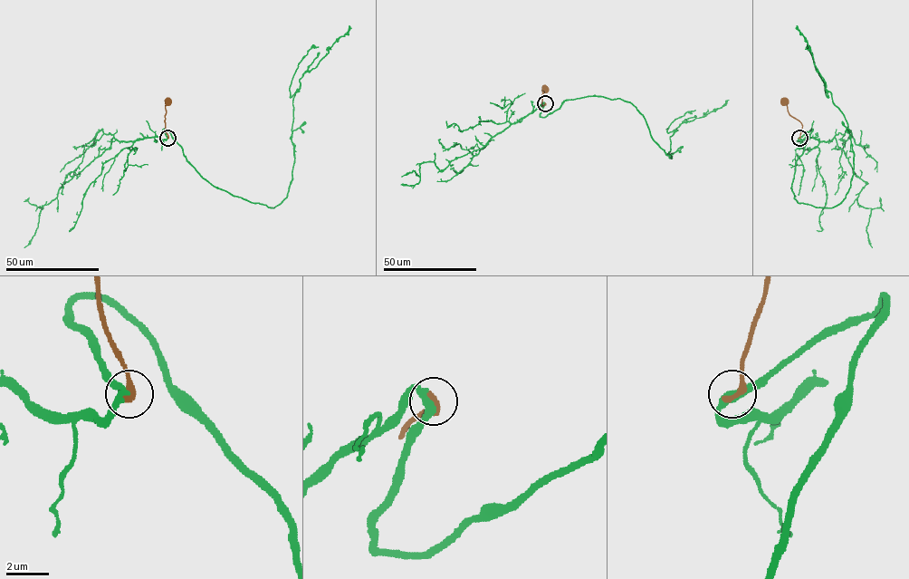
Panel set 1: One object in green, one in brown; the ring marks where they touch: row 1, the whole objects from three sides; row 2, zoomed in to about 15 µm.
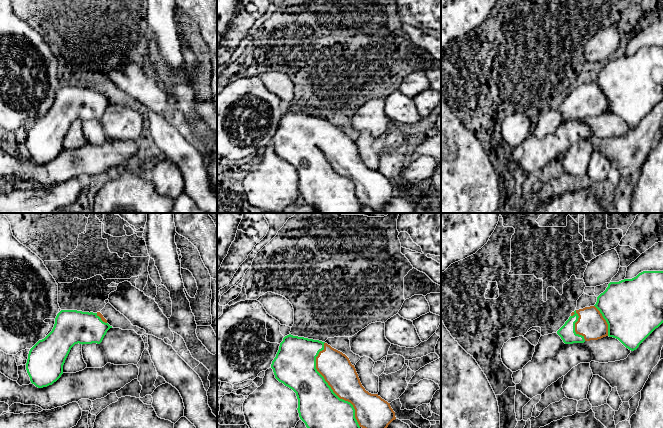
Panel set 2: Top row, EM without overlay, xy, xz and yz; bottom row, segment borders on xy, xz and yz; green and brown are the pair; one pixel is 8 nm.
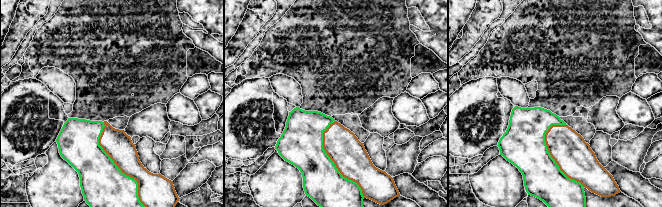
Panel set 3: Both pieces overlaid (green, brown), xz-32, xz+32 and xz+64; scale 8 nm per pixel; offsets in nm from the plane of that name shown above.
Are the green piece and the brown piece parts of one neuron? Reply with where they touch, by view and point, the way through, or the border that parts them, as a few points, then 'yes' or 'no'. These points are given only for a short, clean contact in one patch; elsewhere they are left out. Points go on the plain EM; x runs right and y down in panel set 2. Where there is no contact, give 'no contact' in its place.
contact xz (330, 163); yes

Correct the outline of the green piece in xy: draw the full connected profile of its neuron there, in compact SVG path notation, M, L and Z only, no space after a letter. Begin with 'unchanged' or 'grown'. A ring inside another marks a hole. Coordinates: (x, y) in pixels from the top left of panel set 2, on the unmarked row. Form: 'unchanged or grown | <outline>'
grown | M61 86L52 107L29 127L26 146L38 164L56 158L63 150L65 136L75 120L100 120L112 104L100 88Z

